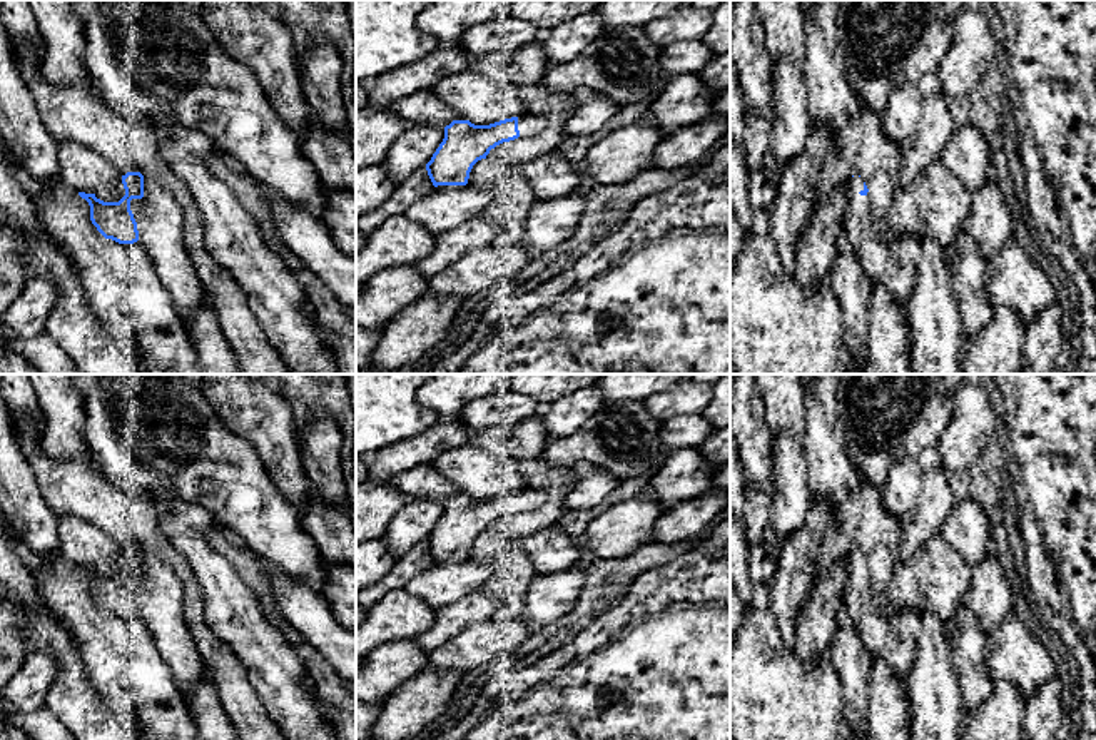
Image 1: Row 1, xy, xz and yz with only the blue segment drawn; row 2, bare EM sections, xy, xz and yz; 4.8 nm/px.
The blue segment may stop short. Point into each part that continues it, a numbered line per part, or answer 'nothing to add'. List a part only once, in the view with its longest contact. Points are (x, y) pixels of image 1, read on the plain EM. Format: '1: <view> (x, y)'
1: xy (159, 595)

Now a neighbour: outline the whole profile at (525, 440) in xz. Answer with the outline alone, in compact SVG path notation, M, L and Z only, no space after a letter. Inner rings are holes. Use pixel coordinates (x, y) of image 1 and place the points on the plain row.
M541 411L516 423L496 426L469 438L469 443L516 461L541 458L550 436Z

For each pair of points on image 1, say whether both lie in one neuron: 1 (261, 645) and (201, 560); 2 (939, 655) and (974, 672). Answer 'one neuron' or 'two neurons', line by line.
1: one neuron
2: two neurons

